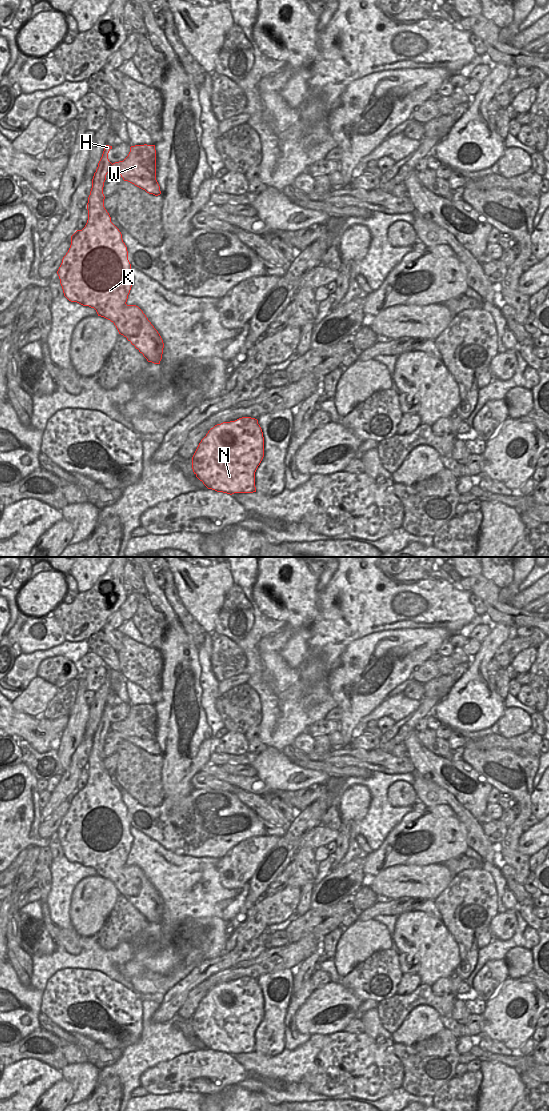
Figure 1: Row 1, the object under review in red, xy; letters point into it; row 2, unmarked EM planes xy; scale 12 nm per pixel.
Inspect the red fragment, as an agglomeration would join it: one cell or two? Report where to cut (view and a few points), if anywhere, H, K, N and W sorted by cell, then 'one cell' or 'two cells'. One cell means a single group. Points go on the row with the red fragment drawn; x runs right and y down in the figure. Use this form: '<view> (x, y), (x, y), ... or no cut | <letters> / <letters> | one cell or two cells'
xy (112, 164), (110, 169) | H K N / W | two cells

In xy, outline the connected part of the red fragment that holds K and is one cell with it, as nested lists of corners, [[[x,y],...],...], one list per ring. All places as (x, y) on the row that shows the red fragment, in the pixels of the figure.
[[[106,145],[102,157],[98,163],[96,172],[92,179],[92,188],[88,197],[87,210],[88,220],[82,230],[77,230],[71,236],[71,245],[62,259],[62,263],[57,271],[64,296],[71,302],[77,302],[83,306],[94,308],[98,316],[104,317],[116,326],[119,334],[127,338],[136,349],[147,359],[148,362],[160,364],[163,354],[164,343],[151,322],[143,311],[136,305],[127,305],[134,278],[131,275],[131,264],[128,260],[128,251],[122,239],[119,229],[111,222],[111,217],[104,207],[105,196],[103,194],[104,182],[107,173],[111,170],[112,163],[108,159],[108,153],[112,146]]]

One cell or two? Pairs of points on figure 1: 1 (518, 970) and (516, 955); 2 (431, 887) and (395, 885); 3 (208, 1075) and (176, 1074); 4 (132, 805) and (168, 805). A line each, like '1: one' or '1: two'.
1: one
2: one
3: one
4: one

